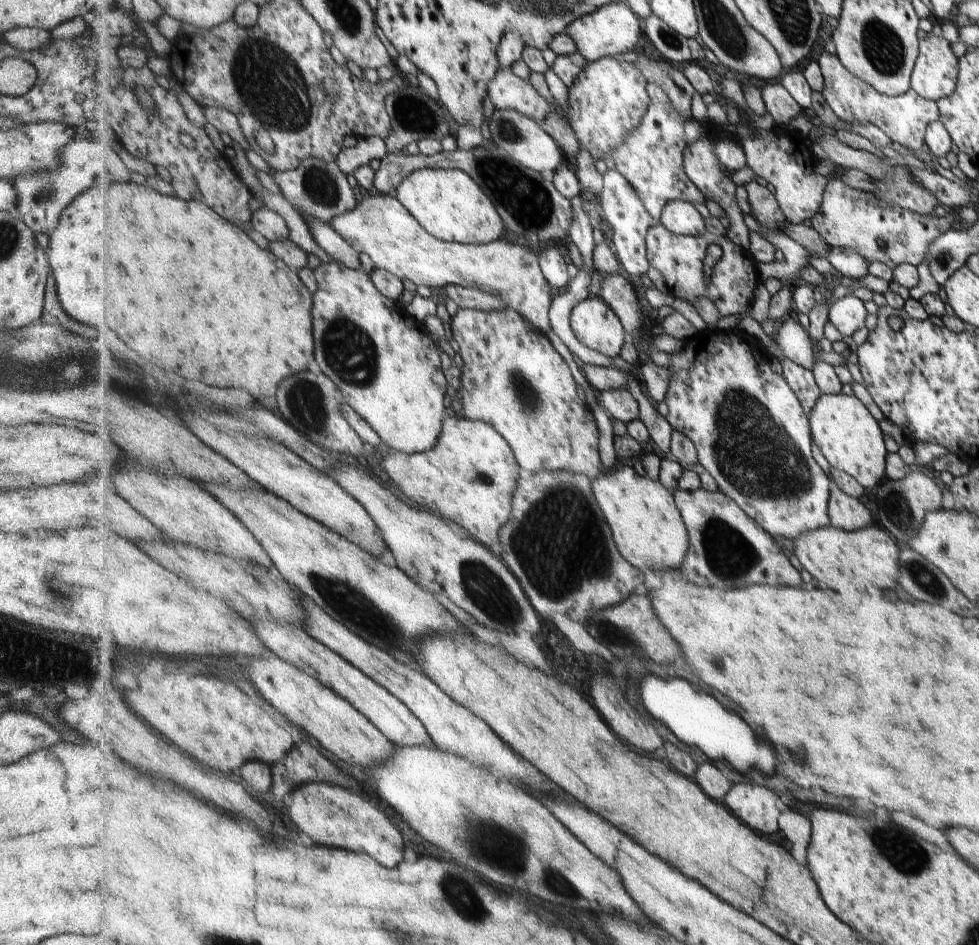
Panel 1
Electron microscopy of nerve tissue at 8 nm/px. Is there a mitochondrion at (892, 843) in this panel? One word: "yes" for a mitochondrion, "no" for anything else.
yes

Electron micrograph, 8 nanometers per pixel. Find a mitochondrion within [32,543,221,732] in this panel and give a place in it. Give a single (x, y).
(54, 591)

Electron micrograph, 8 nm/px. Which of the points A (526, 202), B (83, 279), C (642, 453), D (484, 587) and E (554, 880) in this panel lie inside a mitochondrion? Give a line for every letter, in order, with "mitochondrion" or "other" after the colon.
A: mitochondrion
B: other
C: other
D: mitochondrion
E: mitochondrion

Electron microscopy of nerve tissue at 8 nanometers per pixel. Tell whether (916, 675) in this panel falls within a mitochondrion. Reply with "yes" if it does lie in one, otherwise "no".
no

